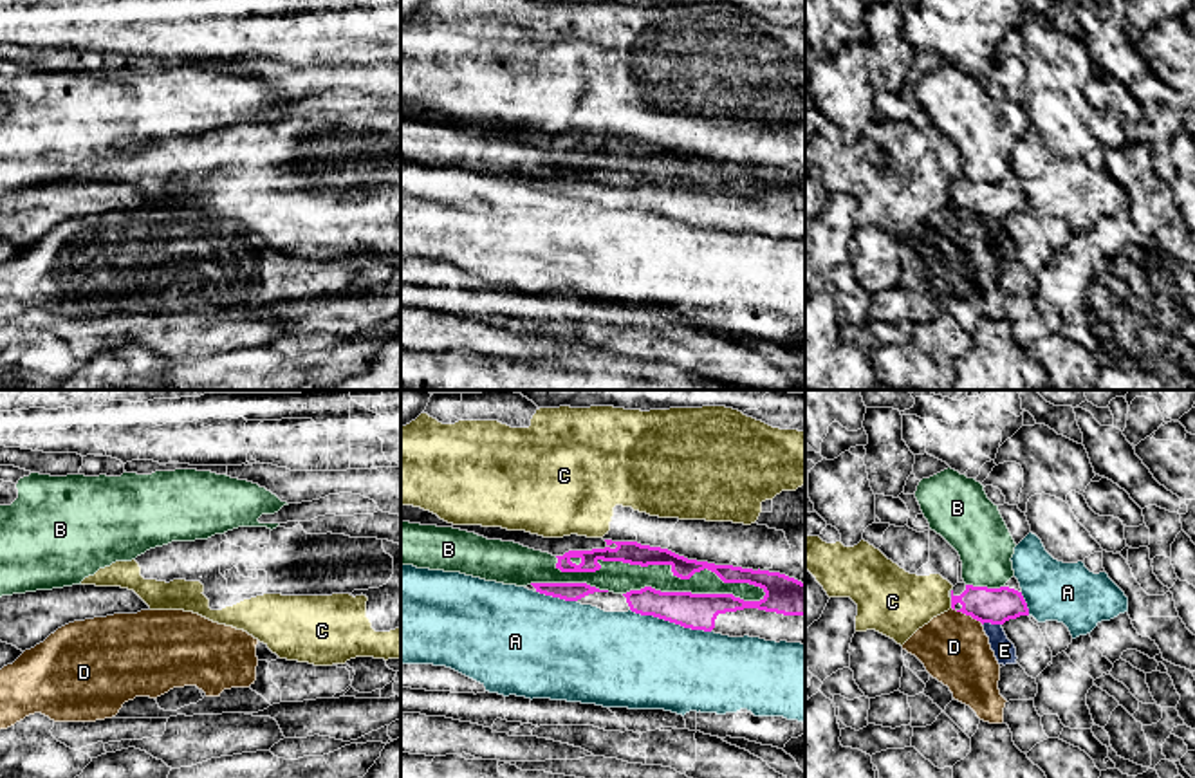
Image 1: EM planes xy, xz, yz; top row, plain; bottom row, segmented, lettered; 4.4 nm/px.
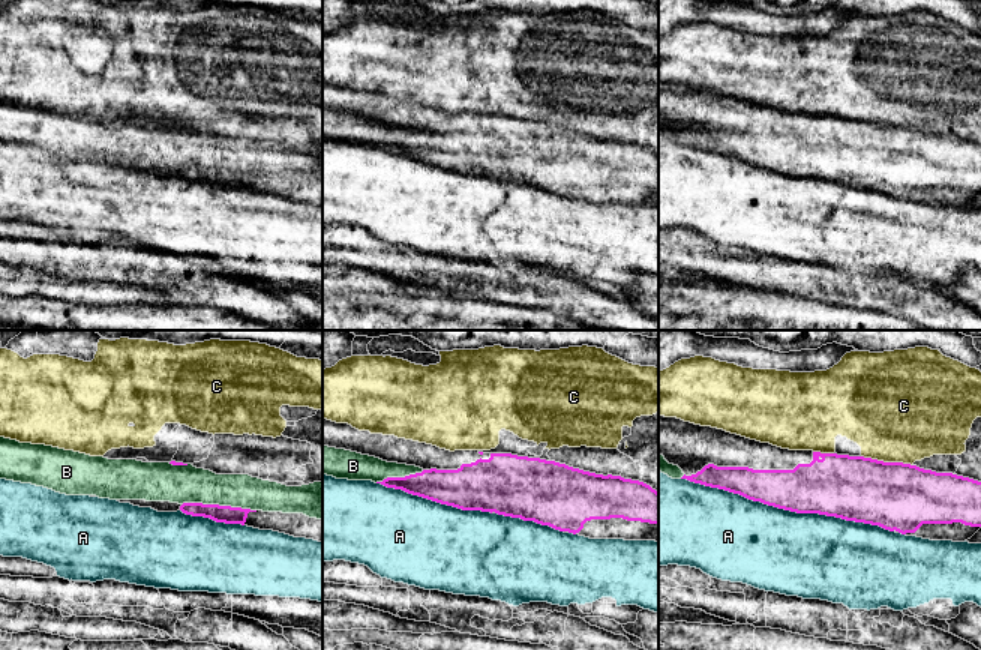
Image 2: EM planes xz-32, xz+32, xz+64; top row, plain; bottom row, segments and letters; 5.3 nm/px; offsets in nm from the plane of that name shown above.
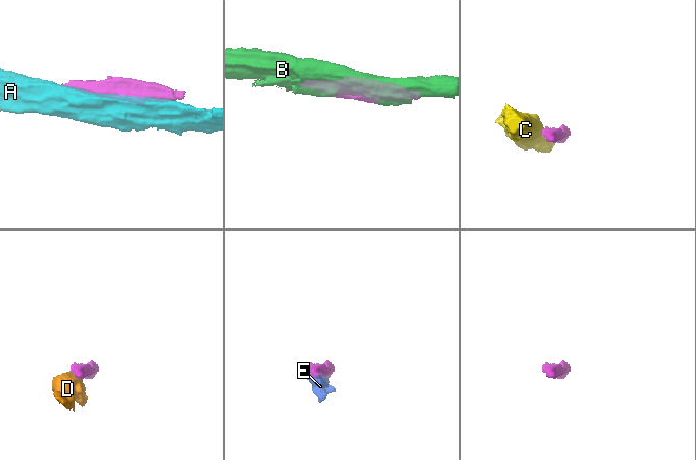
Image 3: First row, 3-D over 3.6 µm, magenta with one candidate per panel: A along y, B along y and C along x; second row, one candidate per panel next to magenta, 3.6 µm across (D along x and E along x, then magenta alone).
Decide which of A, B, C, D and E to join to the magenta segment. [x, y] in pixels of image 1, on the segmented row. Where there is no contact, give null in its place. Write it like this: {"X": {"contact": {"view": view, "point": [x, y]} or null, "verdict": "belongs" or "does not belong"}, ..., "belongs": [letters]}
{"A": {"contact": {"view": "xz", "point": [670, 621]}, "verdict": "does not belong"}, "B": {"contact": {"view": "xz", "point": [654, 564]}, "verdict": "does not belong"}, "C": {"contact": {"view": "yz", "point": [952, 603]}, "verdict": "does not belong"}, "D": {"contact": {"view": "yz", "point": [968, 614]}, "verdict": "does not belong"}, "E": {"contact": {"view": "yz", "point": [991, 623]}, "verdict": "does not belong"}, "belongs": []}

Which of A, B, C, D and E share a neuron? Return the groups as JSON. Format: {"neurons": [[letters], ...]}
{"neurons": [["A"], ["B"], ["C"], ["D", "E"]]}

